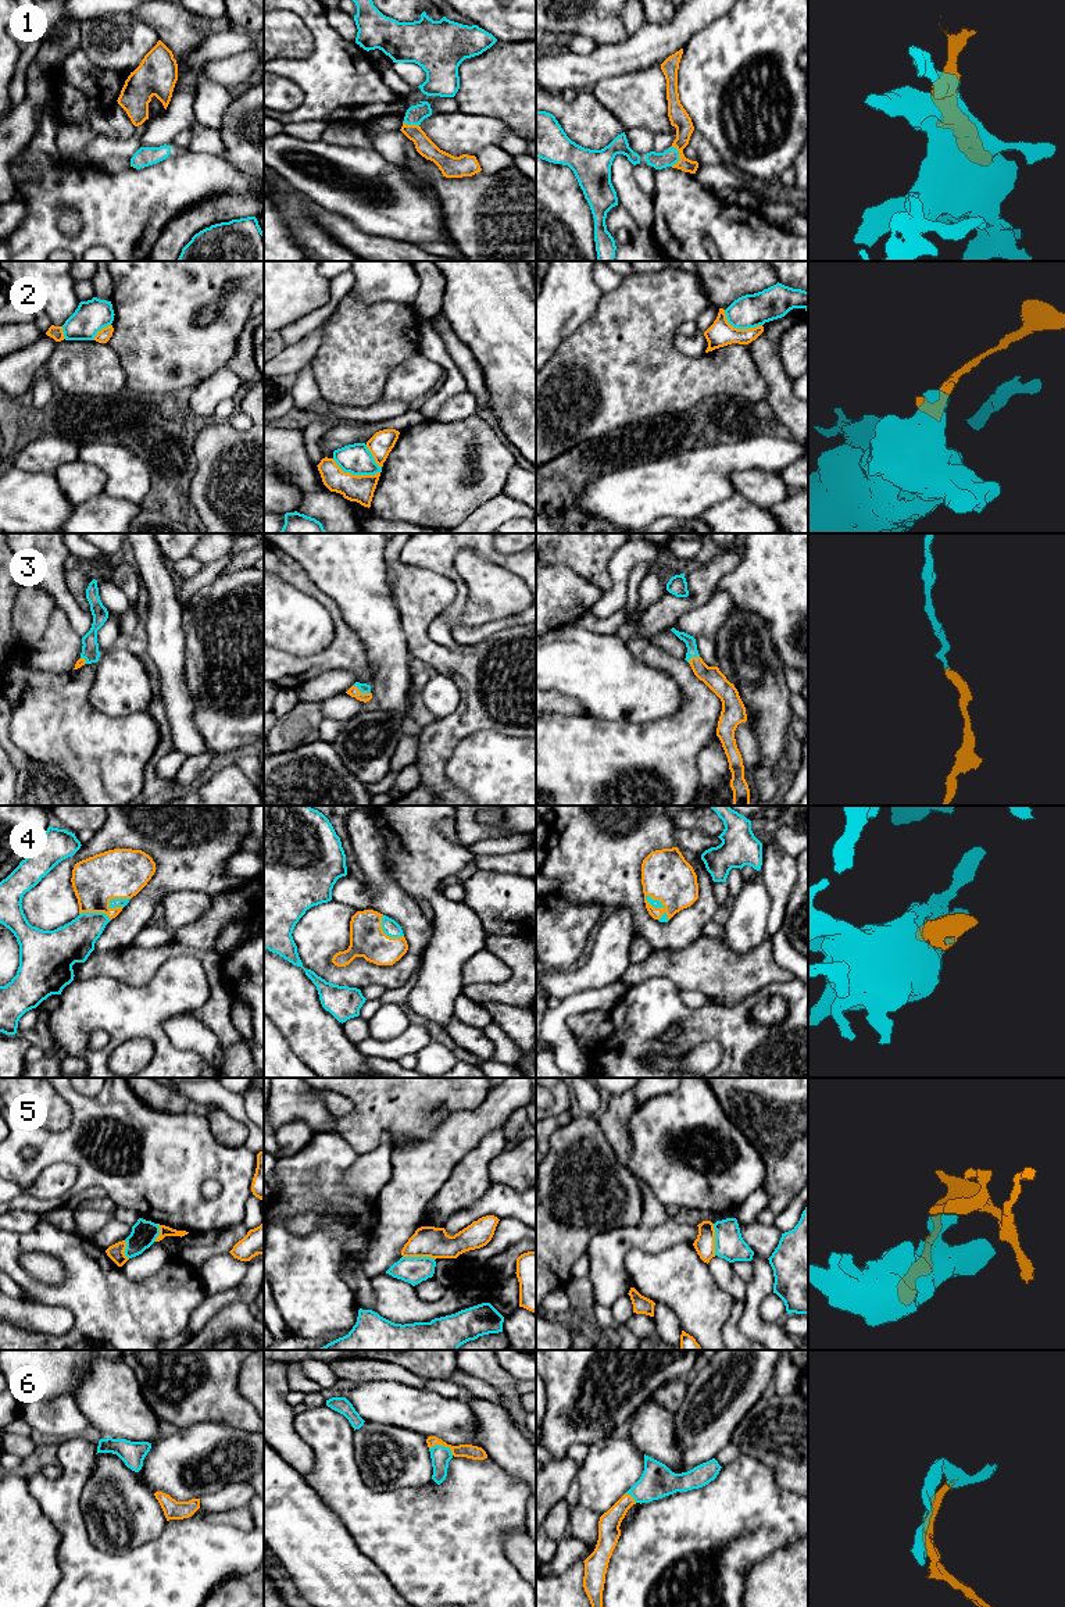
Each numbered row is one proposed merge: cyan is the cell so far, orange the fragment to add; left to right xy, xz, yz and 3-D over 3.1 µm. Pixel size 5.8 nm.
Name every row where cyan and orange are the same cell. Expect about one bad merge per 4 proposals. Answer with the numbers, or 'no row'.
1, 3, 4, 6

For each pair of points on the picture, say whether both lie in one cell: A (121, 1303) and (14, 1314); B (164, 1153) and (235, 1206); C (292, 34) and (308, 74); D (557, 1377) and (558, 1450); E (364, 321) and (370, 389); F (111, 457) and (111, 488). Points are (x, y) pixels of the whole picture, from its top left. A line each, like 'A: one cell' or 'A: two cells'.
A: two cells
B: one cell
C: two cells
D: one cell
E: one cell
F: one cell

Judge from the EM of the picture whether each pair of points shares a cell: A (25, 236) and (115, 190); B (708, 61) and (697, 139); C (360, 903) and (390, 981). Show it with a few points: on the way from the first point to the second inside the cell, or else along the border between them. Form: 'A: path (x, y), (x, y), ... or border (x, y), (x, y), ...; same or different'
A: path (42, 213), (63, 192), (92, 190); same
B: border (694, 128), (719, 157); different
C: border (332, 899), (357, 910); different

